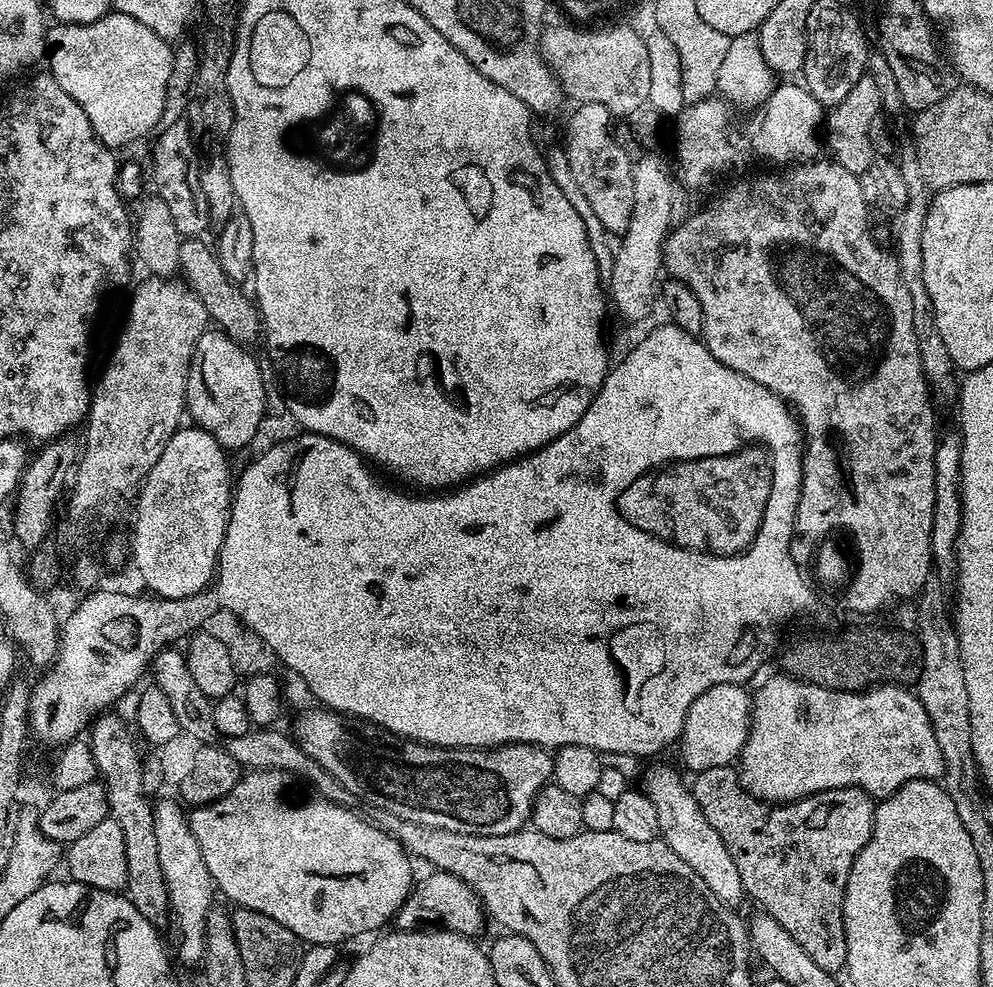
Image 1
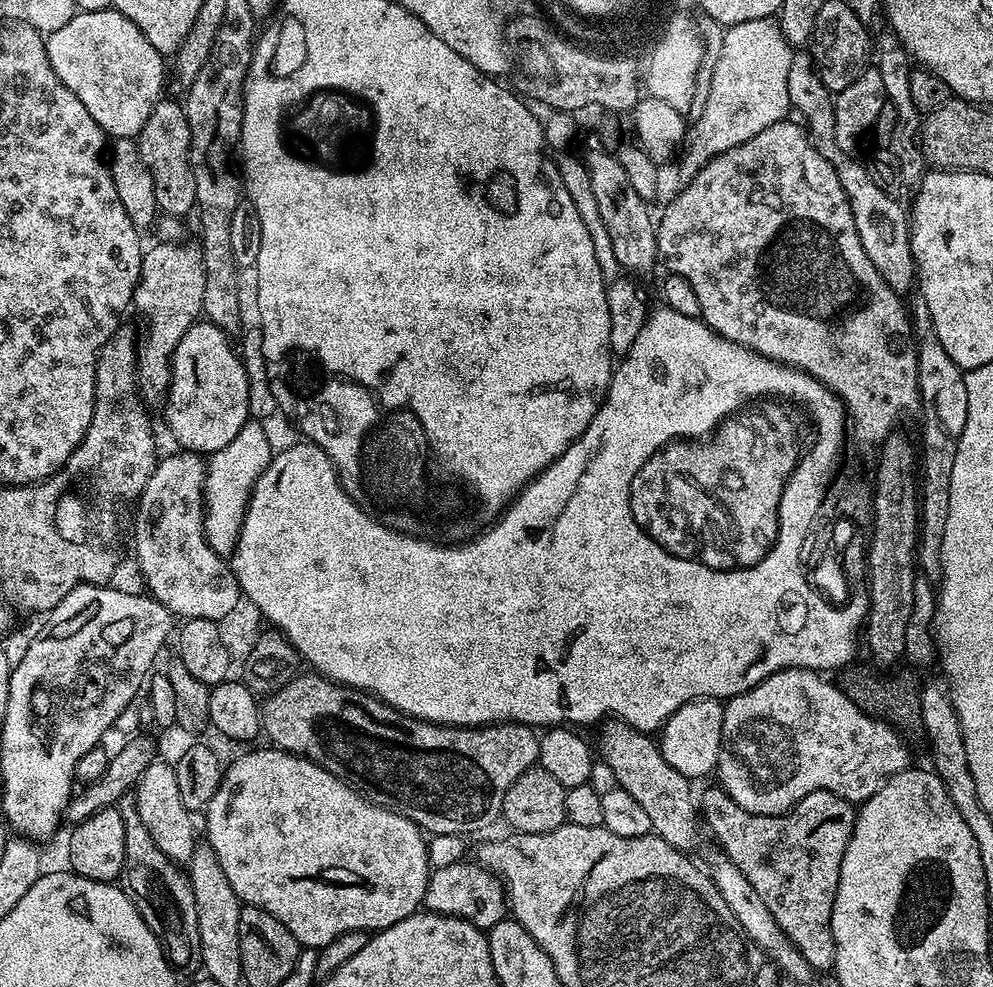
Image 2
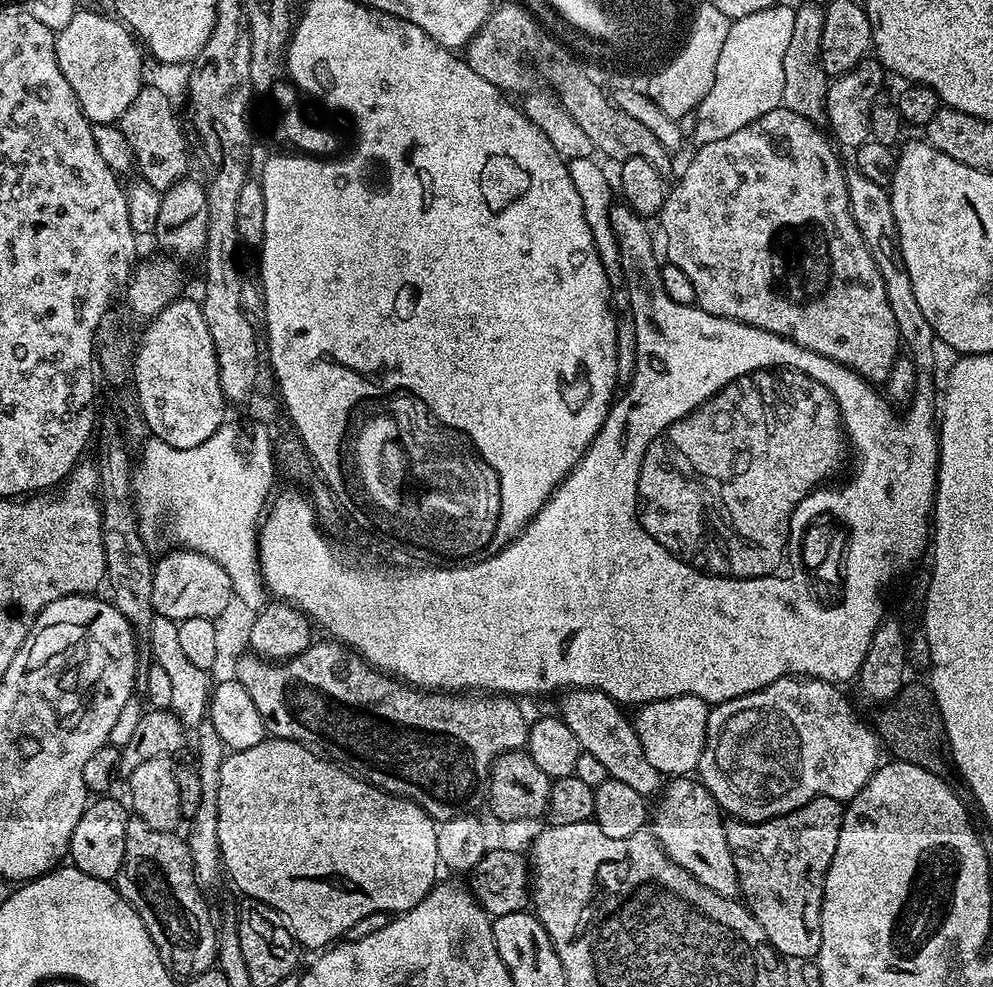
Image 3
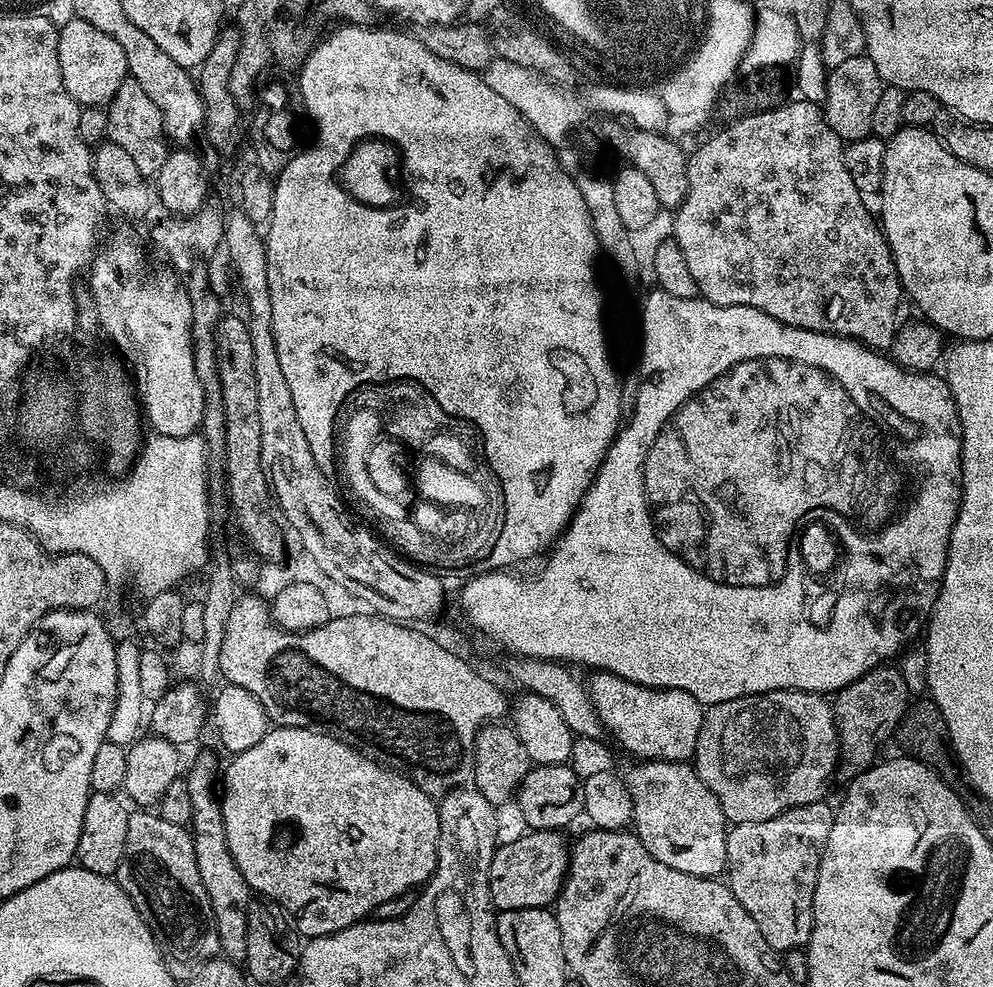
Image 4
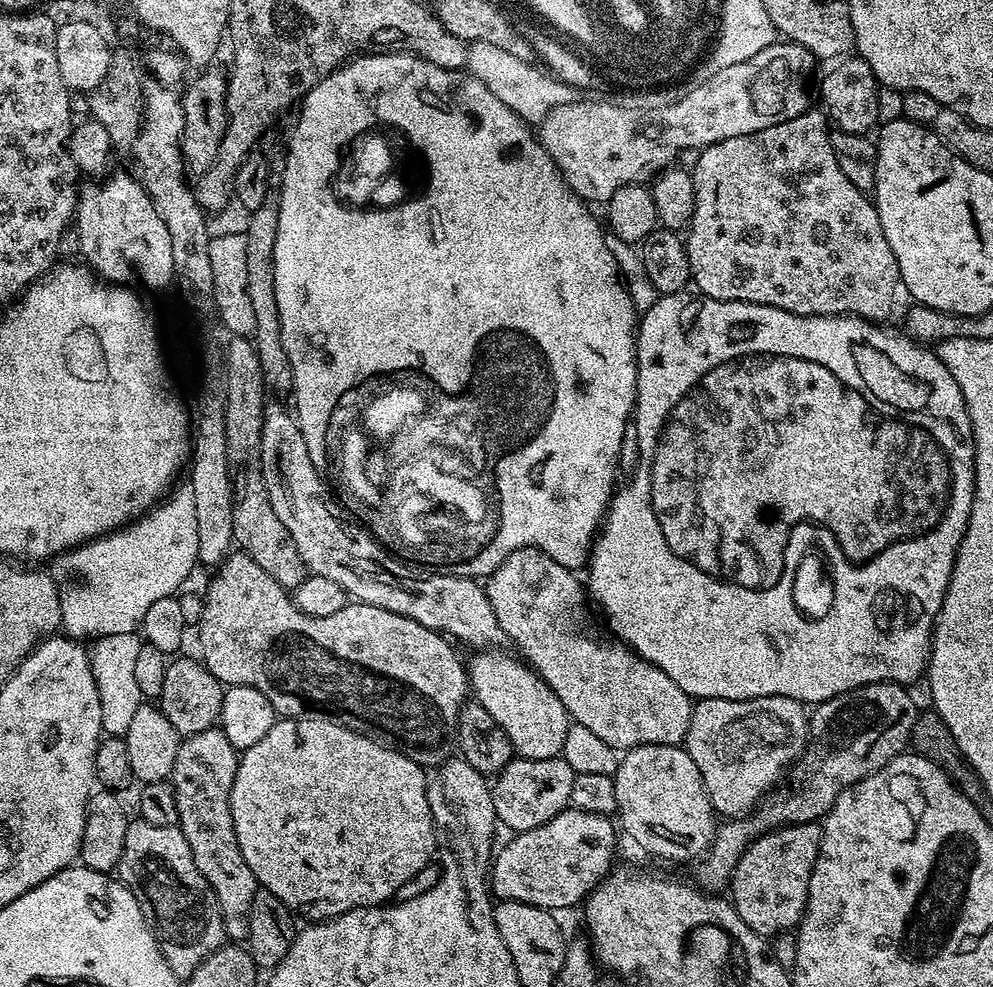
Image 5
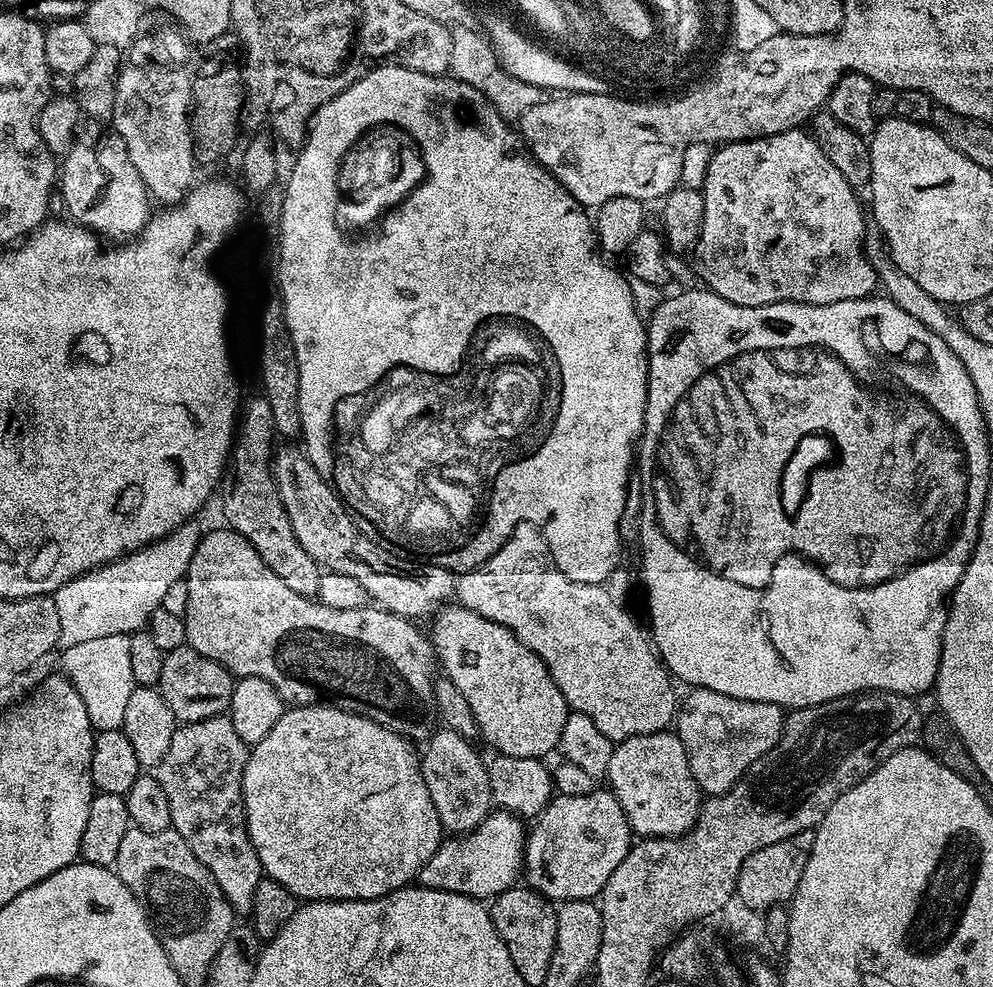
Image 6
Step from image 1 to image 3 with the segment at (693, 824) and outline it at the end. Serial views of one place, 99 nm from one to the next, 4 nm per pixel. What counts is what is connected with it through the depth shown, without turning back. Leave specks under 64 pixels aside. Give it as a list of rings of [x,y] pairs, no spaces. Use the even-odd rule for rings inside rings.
[[[574,688],[565,691],[560,698],[558,715],[566,722],[566,726],[570,726],[574,738],[578,738],[581,752],[594,754],[594,758],[606,766],[611,779],[631,786],[645,798],[655,797],[661,791],[660,772],[654,770],[654,765],[646,758],[646,750],[642,750],[636,725],[629,717],[628,720],[624,717],[625,709],[621,705],[610,699],[605,692],[593,688]]]

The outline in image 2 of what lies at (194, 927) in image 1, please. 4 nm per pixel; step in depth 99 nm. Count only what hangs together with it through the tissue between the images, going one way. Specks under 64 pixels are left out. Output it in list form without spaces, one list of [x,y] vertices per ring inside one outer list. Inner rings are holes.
[[[156,758],[150,766],[140,775],[134,789],[138,814],[150,834],[154,838],[154,846],[162,850],[171,860],[187,862],[192,857],[192,851],[196,849],[198,837],[192,829],[193,813],[182,806],[182,798],[178,794],[178,778],[176,769],[166,761]]]

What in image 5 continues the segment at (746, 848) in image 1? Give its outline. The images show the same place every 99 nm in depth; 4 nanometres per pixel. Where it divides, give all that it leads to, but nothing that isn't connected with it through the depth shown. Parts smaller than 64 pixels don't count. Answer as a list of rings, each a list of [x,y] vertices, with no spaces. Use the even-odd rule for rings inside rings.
[[[819,823],[788,824],[784,828],[773,828],[749,844],[748,849],[738,858],[738,866],[732,871],[730,902],[738,910],[742,922],[750,926],[758,935],[765,938],[777,936],[779,932],[793,931],[804,916],[804,907],[808,901],[810,890],[810,874],[814,870],[814,862],[820,857]]]

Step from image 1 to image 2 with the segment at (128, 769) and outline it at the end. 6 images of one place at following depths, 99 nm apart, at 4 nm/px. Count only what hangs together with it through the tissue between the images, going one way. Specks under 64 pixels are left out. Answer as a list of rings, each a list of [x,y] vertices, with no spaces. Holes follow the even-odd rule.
[[[124,795],[118,807],[126,826],[126,854],[124,871],[118,881],[119,887],[123,888],[130,902],[134,902],[138,914],[142,914],[142,922],[150,926],[150,930],[164,947],[164,954],[173,969],[197,967],[200,964],[198,910],[194,906],[194,894],[187,875],[181,869],[180,872],[176,869],[179,868],[177,861],[171,860],[166,854],[162,854],[162,850],[158,850],[158,846],[154,846],[154,838],[150,838],[138,814],[135,795]]]

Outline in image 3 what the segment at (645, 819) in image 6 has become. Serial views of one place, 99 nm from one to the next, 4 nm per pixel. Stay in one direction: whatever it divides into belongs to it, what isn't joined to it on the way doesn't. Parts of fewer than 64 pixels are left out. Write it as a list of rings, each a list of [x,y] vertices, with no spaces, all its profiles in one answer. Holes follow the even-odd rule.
[[[678,776],[663,785],[656,802],[650,816],[650,828],[665,857],[698,878],[702,886],[723,896],[735,897],[740,890],[738,870],[734,870],[734,858],[726,842],[725,817],[710,790],[706,790],[699,779]]]

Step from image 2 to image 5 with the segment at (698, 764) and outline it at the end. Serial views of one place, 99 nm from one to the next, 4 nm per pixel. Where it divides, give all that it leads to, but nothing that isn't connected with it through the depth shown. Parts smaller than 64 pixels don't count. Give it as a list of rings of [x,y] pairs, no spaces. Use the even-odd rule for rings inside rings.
[[[519,548],[513,552],[509,552],[508,557],[502,562],[502,566],[498,566],[498,570],[494,570],[492,575],[487,577],[486,591],[488,601],[494,610],[494,618],[498,618],[498,626],[502,626],[505,637],[509,641],[513,640],[518,647],[524,651],[523,657],[527,663],[538,673],[546,682],[546,686],[550,686],[550,690],[554,690],[554,694],[558,694],[558,698],[562,702],[562,706],[568,711],[569,717],[575,723],[586,726],[586,730],[592,731],[597,738],[602,738],[602,742],[607,742],[610,746],[614,746],[618,750],[627,750],[629,748],[637,748],[638,746],[646,746],[647,744],[678,744],[683,745],[686,734],[690,730],[690,718],[694,707],[693,697],[686,695],[682,690],[682,686],[678,686],[678,682],[674,682],[674,678],[670,678],[670,674],[666,674],[662,670],[658,670],[658,666],[654,666],[650,662],[646,662],[637,652],[633,652],[626,644],[619,642],[611,642],[607,644],[604,640],[599,640],[596,636],[588,633],[588,624],[584,621],[584,596],[586,600],[586,588],[575,571],[566,566],[562,566],[558,562],[554,562],[554,558],[550,558],[545,552],[540,552],[537,548]]]

